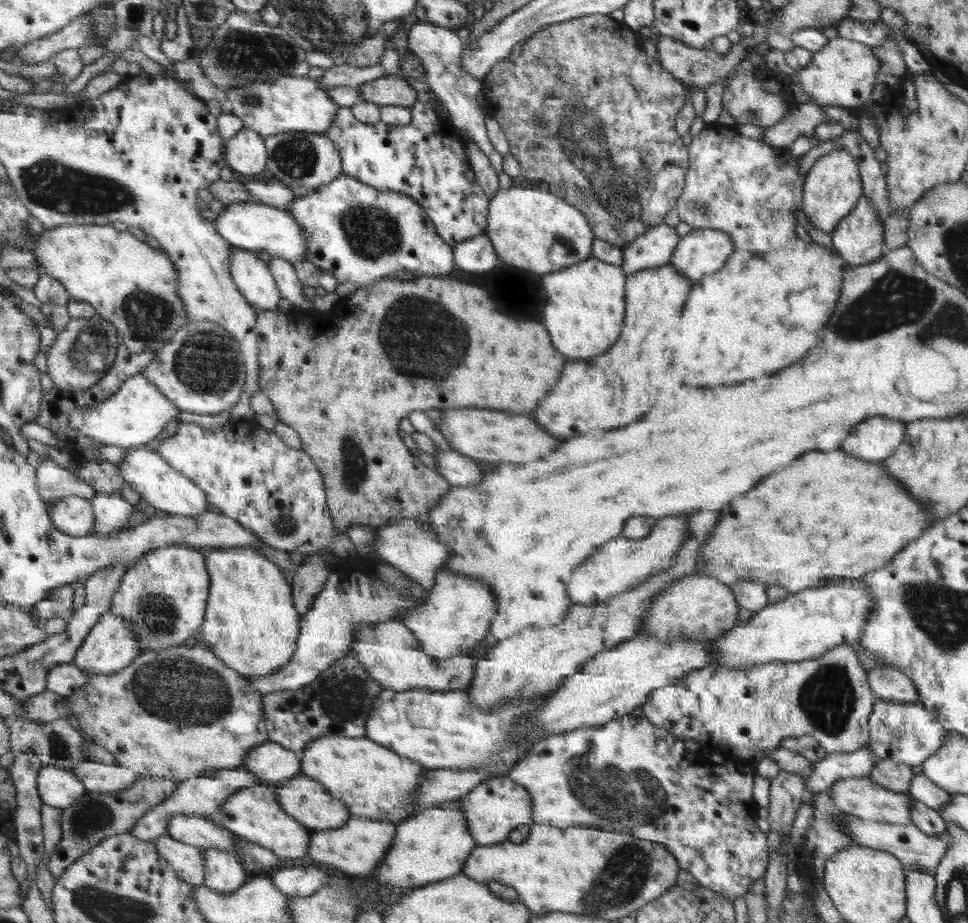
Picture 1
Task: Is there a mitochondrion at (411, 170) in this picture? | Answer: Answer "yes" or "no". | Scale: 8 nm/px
no

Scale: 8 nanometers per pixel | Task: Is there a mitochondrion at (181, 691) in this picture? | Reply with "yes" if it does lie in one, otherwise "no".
yes

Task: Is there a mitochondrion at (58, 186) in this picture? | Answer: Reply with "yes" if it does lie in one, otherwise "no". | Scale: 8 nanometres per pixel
yes

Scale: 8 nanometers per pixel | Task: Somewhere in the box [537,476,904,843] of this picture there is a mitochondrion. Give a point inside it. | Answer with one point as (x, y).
(617, 792)

